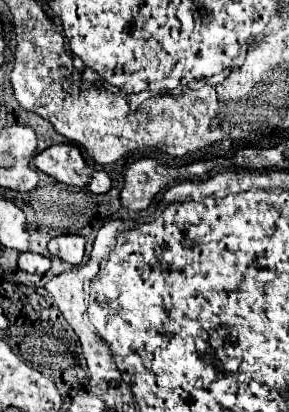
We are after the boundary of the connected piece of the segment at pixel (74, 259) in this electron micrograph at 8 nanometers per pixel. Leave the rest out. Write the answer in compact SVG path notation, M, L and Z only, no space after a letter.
M63 234L63 236L55 236L49 242L49 252L57 258L61 258L63 262L69 262L73 266L81 264L83 254L85 254L85 238L77 236L77 234Z

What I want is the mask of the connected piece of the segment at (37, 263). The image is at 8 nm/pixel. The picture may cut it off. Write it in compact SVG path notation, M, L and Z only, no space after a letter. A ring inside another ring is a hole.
M23 252L23 254L19 254L19 268L23 272L45 274L49 270L49 266L51 266L49 258L45 258L41 254L35 254L35 252Z

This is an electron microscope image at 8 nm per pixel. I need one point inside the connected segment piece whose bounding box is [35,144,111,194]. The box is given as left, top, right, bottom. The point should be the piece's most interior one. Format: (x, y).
(64, 162)

